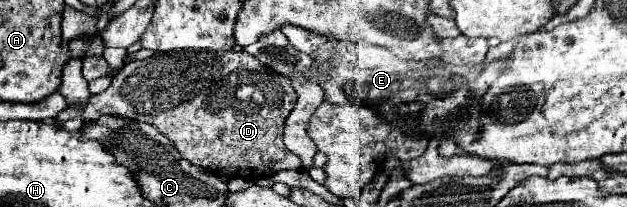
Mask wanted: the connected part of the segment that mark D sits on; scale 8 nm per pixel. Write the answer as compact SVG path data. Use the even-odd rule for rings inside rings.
M173 51L155 53L145 61L133 61L115 75L109 89L99 95L91 95L85 105L73 105L61 111L55 119L69 121L73 117L95 119L103 113L121 115L151 123L165 133L179 153L193 165L221 177L243 177L255 181L259 177L273 175L283 169L299 169L301 161L283 145L283 125L287 115L293 111L297 93L287 77L273 73L273 69L261 65L255 57L245 51Z

